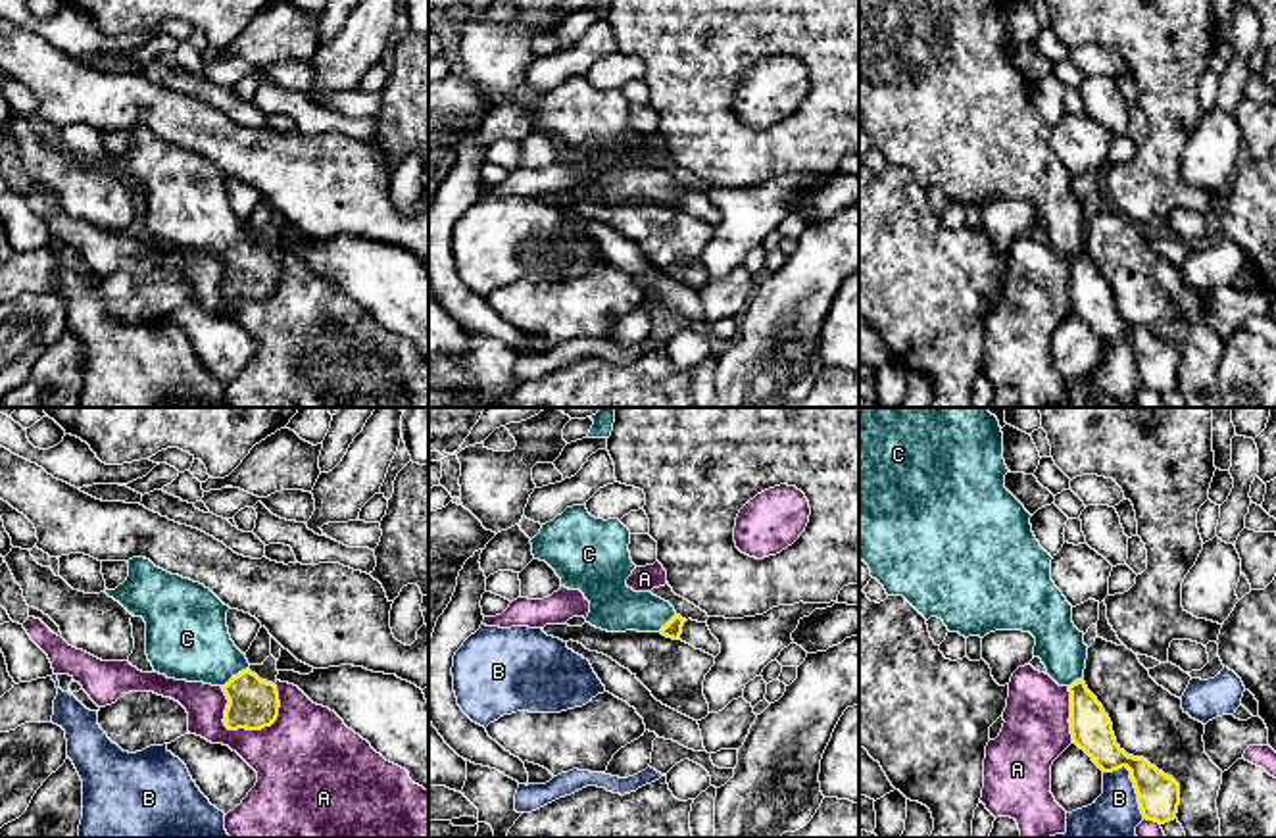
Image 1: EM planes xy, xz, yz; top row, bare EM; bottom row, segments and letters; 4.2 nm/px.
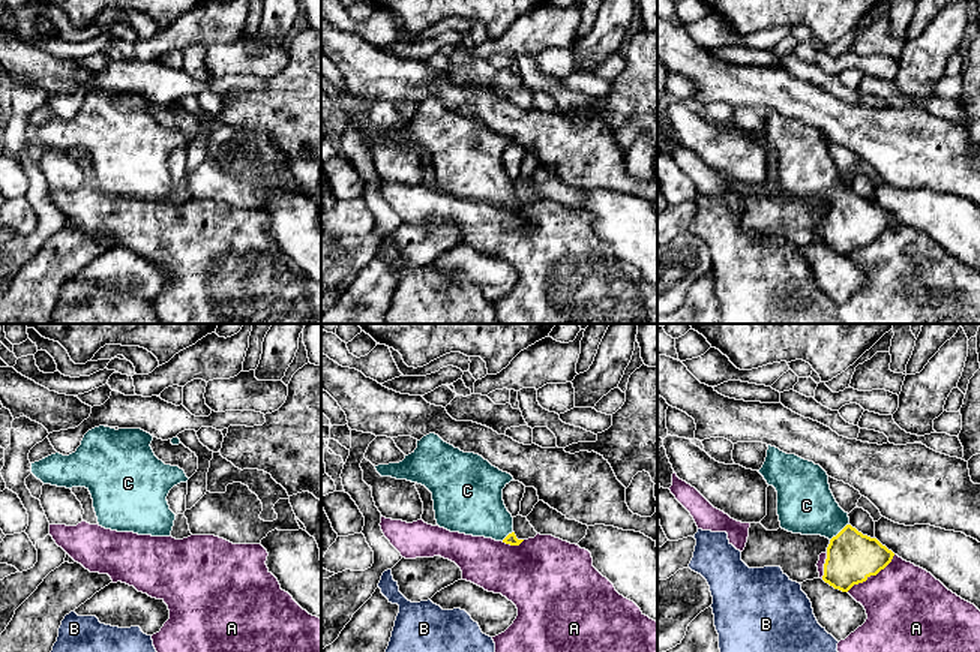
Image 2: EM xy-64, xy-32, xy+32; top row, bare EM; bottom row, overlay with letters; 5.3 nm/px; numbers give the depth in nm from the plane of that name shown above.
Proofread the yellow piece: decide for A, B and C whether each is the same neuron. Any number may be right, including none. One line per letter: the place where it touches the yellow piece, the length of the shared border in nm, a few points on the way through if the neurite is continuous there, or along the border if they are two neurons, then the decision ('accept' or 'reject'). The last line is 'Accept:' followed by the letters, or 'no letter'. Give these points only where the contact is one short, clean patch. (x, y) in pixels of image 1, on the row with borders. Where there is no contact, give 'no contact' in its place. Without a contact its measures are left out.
A: meets yellow in xy at (233, 729); contact 280 nm long; reject
B: meets yellow in yz at (1132, 781); contact 260 nm long; reject
C: meets yellow in xy at (233, 677); contact 140 nm long; runs through xy (254, 704), (233, 677), (187, 639); accept
Accept: C

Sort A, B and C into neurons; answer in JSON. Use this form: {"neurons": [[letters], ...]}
{"neurons": [["A"], ["B"], ["C"]]}

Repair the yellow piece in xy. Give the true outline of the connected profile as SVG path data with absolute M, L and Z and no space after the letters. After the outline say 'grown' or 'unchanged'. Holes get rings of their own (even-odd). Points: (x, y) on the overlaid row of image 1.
M133 557L127 563L127 580L115 590L106 588L106 594L131 615L144 619L146 655L154 671L175 680L221 686L229 700L223 719L229 730L271 727L281 707L277 686L252 673L246 655L231 640L227 627L231 607L204 584L171 575L146 557Z; grown

